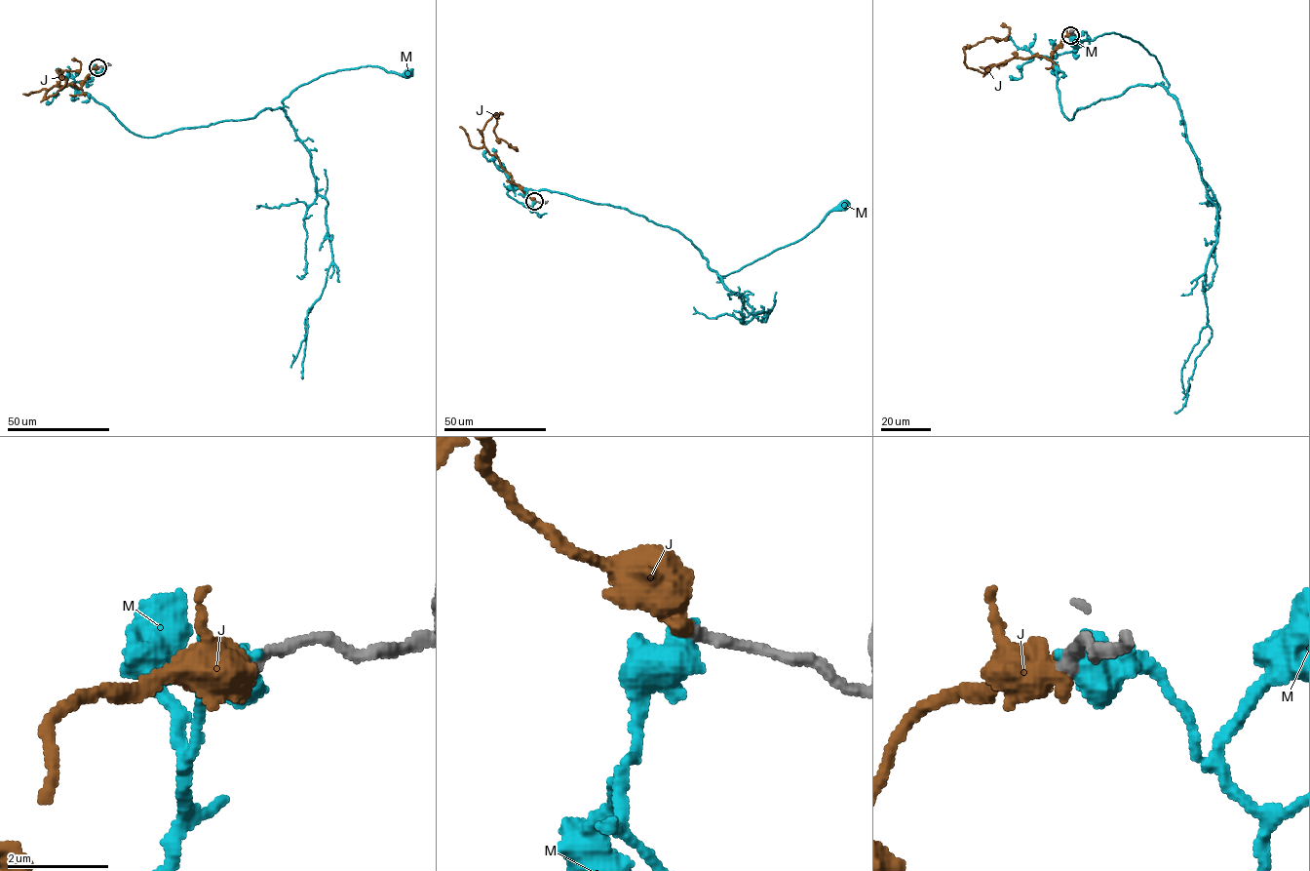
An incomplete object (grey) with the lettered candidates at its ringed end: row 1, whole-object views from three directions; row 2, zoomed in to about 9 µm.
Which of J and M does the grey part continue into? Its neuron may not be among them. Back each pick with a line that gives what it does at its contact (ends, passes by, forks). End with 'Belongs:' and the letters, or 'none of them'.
J: it ends
Belongs: J

